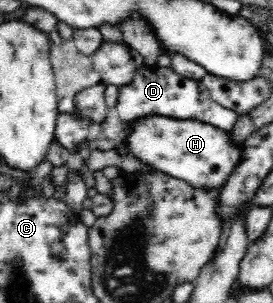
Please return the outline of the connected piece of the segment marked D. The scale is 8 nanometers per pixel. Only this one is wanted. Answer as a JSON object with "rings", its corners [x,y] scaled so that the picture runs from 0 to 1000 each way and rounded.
{"rings":[[[505,221],[476,277],[451,290],[432,284],[421,353],[451,406],[557,380],[608,380],[641,393],[722,396],[835,436],[850,432],[879,383],[861,363],[821,356],[810,343],[777,330],[740,267],[663,254],[623,221],[571,221],[568,231]]]}

